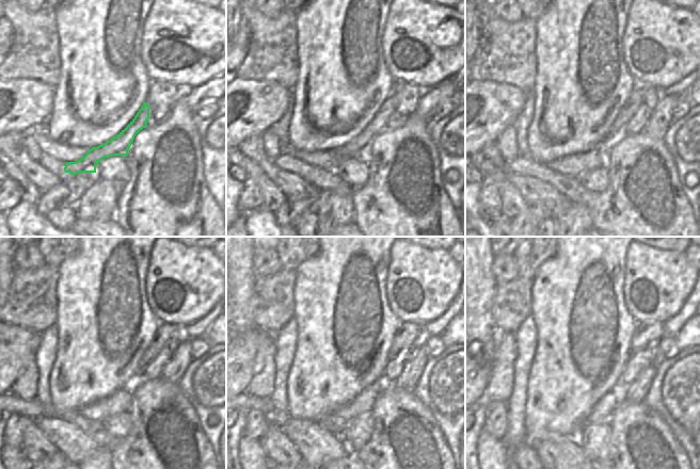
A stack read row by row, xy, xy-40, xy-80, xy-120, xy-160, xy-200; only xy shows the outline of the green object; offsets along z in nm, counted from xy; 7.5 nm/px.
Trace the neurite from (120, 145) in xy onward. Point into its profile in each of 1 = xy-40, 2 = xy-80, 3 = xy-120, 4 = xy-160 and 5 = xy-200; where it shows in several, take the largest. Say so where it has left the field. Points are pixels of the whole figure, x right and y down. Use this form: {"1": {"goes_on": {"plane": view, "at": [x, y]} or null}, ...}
{"1": {"goes_on": {"plane": "xy-40", "at": [359, 146]}}, "2": {"goes_on": {"plane": "xy-80", "at": [633, 102]}}, "3": {"goes_on": {"plane": "xy-120", "at": [164, 332]}}, "4": {"goes_on": {"plane": "xy-160", "at": [408, 332]}}, "5": {"goes_on": {"plane": "xy-200", "at": [646, 334]}}}

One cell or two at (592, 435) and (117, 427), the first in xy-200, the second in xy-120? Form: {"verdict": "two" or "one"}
{"verdict": "one"}

